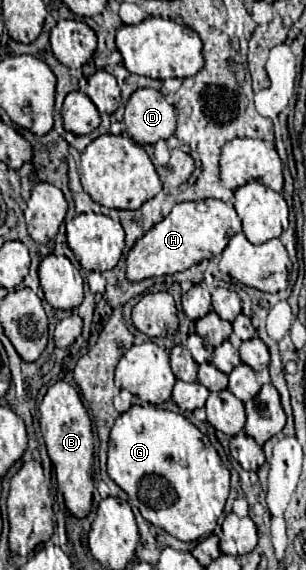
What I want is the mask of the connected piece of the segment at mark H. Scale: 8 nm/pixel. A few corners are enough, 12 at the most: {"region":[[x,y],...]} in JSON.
{"region":[[179,202],[125,256],[141,282],[219,256],[241,220],[229,202]]}

